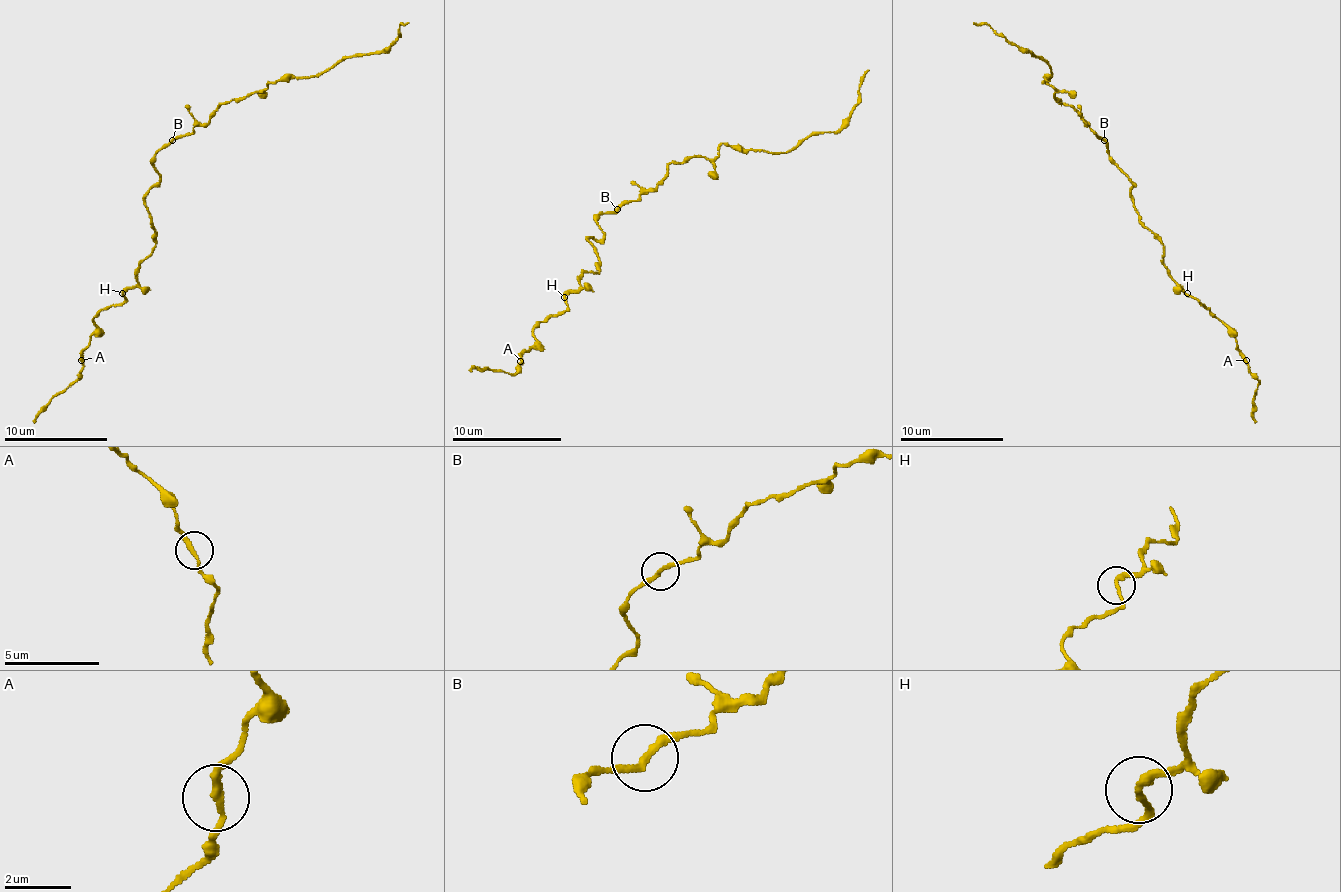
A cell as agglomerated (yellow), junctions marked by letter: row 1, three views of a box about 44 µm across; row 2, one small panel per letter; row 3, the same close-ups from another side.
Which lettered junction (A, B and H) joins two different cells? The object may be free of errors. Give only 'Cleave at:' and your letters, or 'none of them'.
Cleave at: none of them

